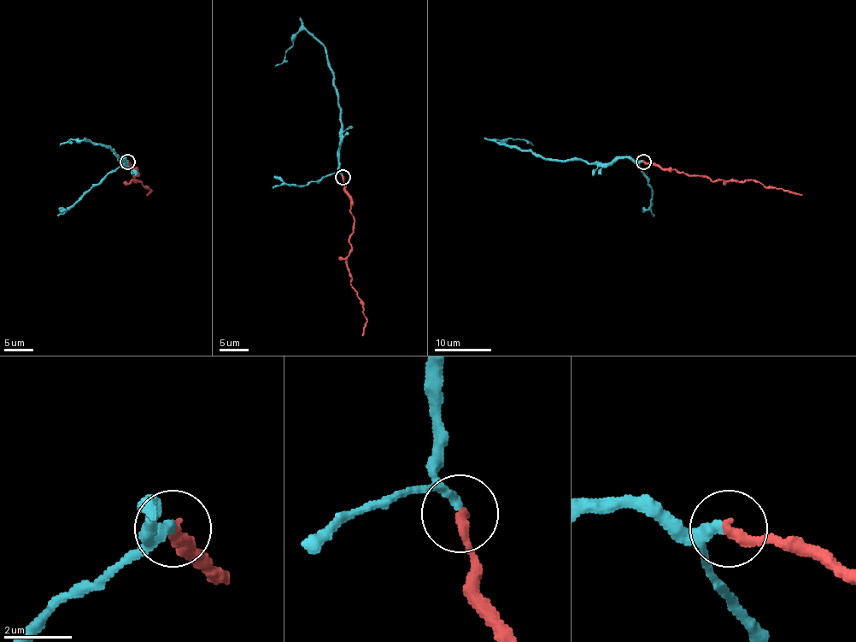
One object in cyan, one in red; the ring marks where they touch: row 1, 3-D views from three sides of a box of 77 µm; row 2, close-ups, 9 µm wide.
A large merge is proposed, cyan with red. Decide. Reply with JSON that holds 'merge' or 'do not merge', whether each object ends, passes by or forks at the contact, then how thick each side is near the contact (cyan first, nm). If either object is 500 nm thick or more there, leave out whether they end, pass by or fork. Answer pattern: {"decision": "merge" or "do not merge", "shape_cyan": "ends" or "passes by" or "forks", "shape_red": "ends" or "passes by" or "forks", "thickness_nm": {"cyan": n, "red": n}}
{"decision": "merge", "shape_cyan": "passes by", "shape_red": "ends", "thickness_nm": {"cyan": 220, "red": 300}}

